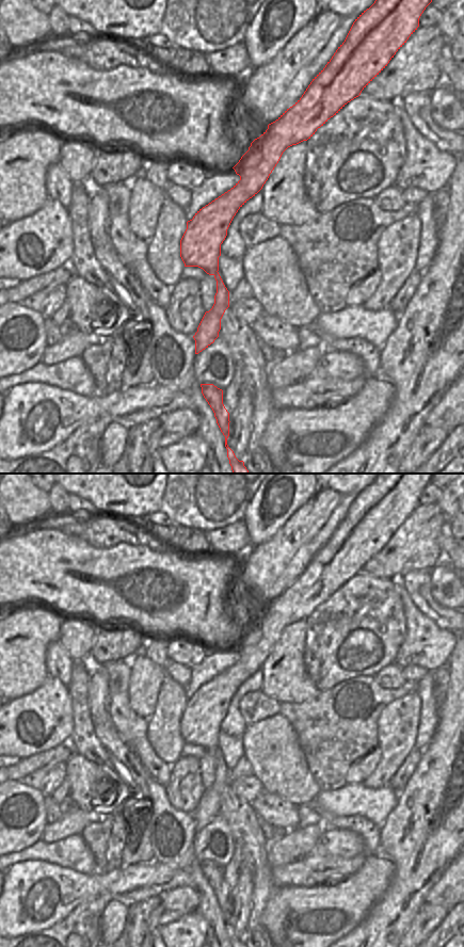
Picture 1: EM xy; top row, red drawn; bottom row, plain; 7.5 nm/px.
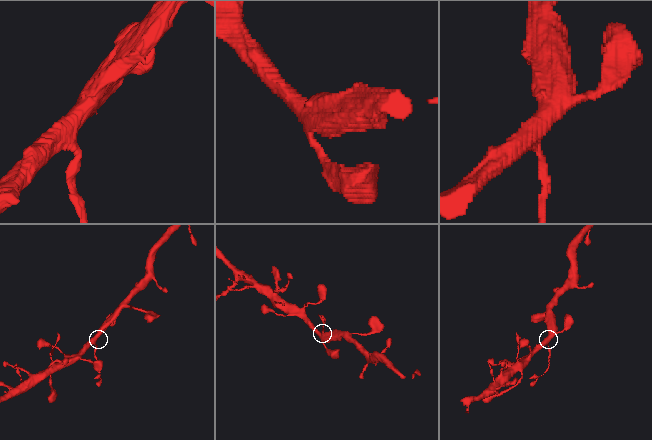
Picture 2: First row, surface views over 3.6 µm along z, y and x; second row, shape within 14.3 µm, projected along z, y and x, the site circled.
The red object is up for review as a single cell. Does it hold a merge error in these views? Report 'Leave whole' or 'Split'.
Split

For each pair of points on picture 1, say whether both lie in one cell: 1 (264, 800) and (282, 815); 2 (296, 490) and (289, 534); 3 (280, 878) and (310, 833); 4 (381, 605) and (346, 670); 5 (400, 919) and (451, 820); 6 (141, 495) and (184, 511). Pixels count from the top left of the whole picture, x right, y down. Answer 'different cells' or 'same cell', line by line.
1: same cell
2: different cells
3: different cells
4: same cell
5: same cell
6: different cells

